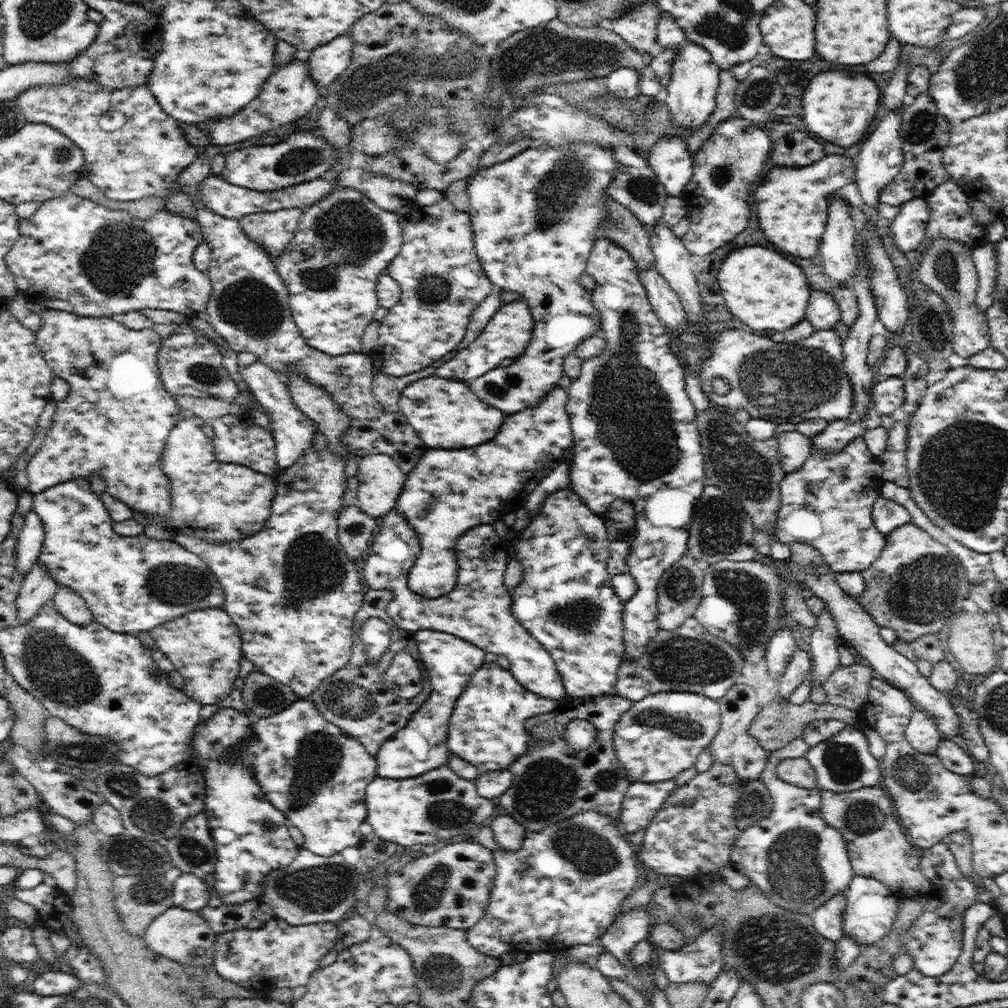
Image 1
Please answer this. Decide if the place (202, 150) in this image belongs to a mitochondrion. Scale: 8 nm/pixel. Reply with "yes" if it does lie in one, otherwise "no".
no

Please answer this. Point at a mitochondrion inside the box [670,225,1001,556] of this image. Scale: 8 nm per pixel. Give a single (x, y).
(952, 474)

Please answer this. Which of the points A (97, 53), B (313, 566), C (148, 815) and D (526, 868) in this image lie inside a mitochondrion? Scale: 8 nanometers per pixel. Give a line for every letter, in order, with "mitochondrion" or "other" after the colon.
A: other
B: mitochondrion
C: mitochondrion
D: mitochondrion

